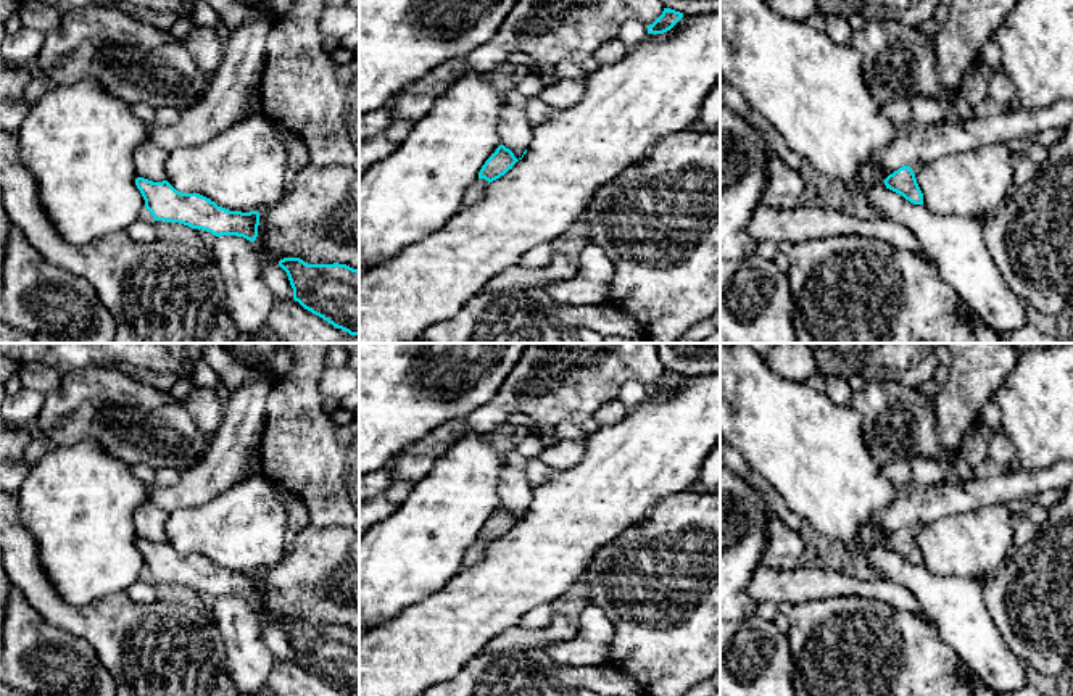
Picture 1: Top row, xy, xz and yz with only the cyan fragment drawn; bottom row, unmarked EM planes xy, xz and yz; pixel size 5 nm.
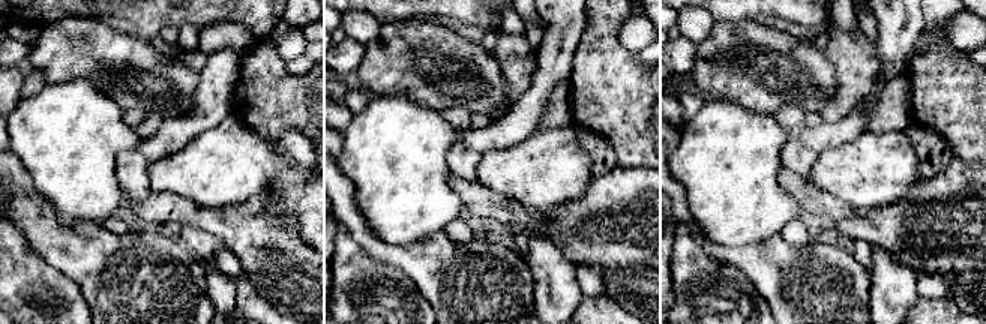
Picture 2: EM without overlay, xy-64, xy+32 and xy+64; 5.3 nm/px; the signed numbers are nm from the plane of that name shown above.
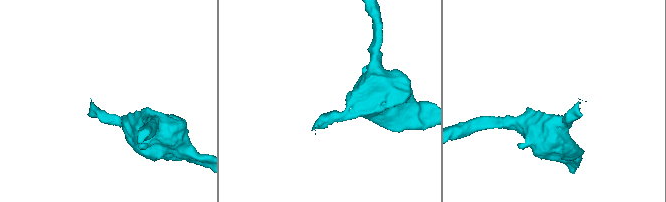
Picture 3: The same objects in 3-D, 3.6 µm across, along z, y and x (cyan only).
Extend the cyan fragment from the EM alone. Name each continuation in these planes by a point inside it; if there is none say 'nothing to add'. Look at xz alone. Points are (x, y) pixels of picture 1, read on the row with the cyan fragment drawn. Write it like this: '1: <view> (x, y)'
1: xz (479, 187)

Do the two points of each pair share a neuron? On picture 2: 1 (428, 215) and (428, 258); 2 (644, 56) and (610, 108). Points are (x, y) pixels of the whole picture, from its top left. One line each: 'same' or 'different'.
1: different
2: different

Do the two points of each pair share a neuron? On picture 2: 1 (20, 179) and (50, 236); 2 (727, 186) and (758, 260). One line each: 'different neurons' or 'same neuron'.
1: same neuron
2: different neurons

